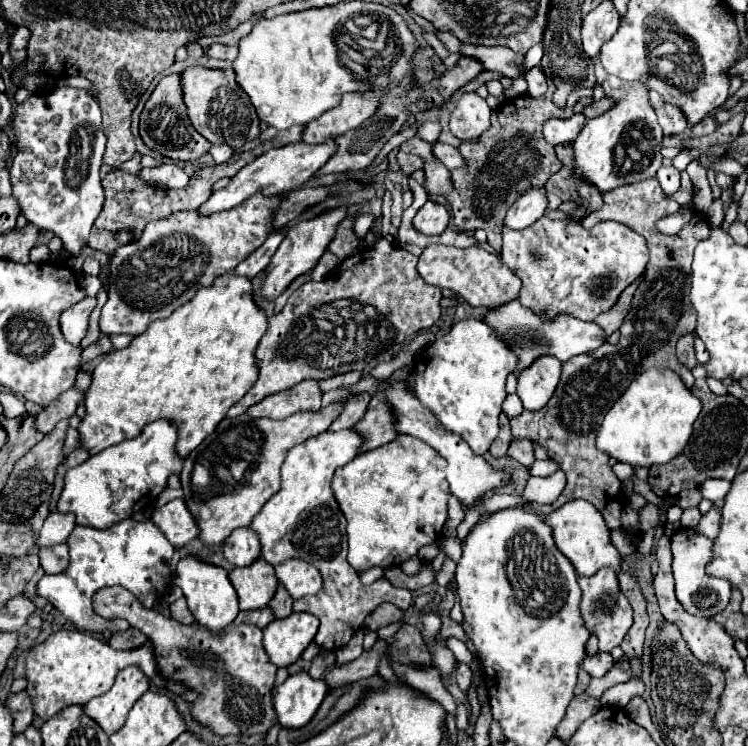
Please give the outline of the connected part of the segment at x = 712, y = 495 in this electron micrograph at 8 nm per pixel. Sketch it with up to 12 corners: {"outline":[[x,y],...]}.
{"outline":[[709,478],[699,486],[703,498],[725,498],[729,480]]}

